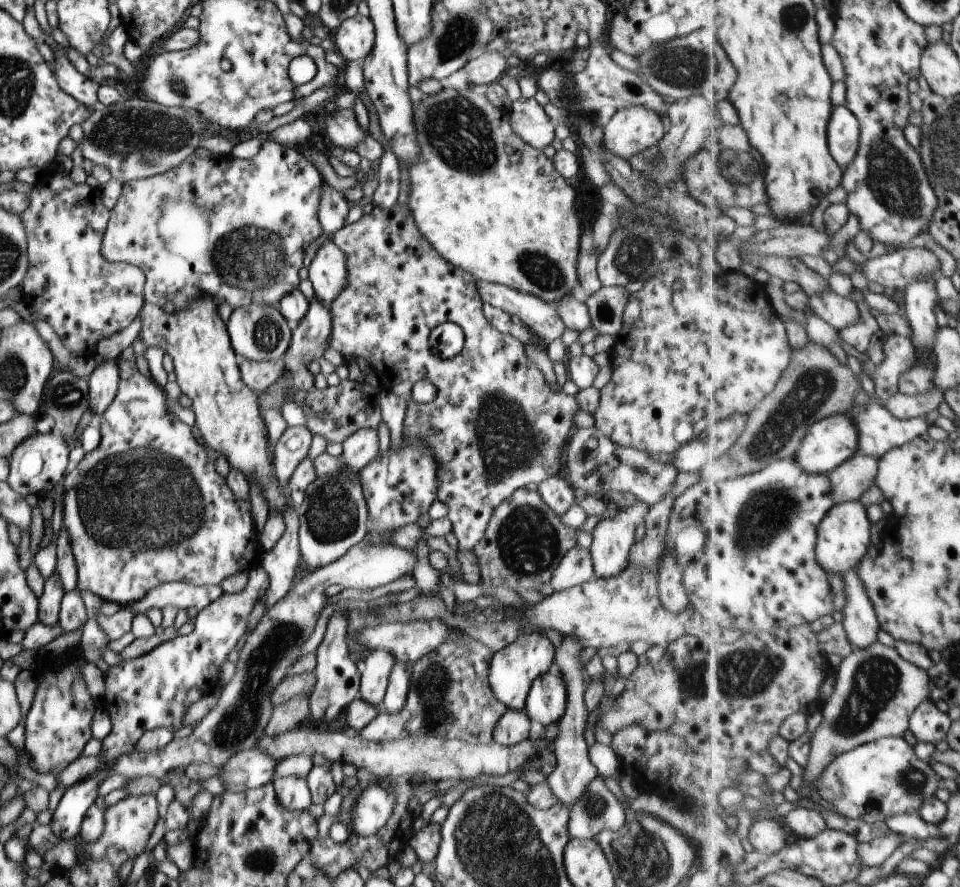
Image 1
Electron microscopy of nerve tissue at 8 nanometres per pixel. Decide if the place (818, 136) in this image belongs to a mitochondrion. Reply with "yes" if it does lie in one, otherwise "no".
no

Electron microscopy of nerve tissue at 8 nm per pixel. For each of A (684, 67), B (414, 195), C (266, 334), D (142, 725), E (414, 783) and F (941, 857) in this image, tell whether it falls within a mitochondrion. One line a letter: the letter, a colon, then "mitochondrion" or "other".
A: mitochondrion
B: other
C: mitochondrion
D: other
E: other
F: other

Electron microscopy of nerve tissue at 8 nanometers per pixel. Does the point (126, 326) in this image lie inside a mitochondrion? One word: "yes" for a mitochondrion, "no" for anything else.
no

